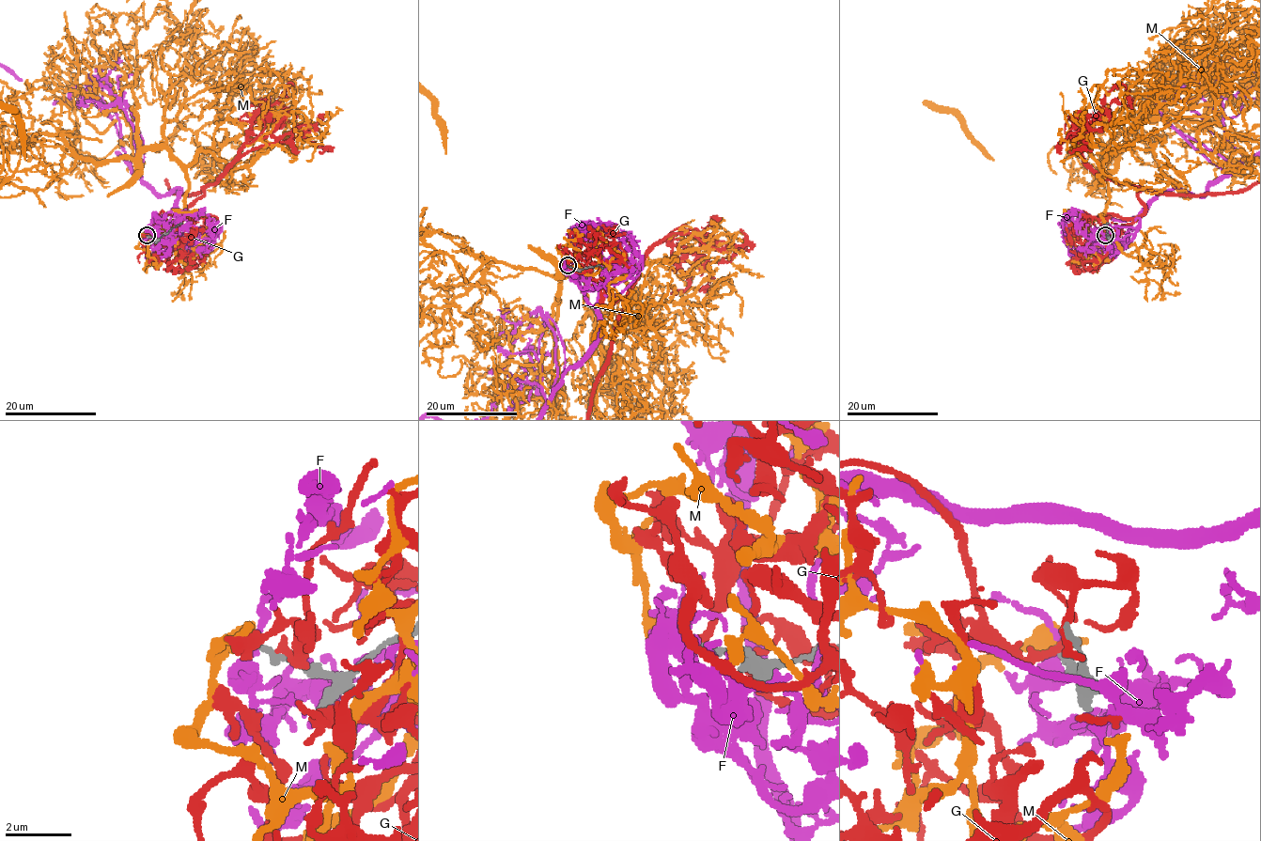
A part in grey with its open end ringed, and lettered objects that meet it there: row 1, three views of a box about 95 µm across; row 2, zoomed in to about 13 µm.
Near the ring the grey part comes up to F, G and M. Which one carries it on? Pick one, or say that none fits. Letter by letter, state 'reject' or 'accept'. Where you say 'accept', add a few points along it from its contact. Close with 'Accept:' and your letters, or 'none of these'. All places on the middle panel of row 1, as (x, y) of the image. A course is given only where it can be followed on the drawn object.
F: reject
G: reject
M: accept
Accept: M

